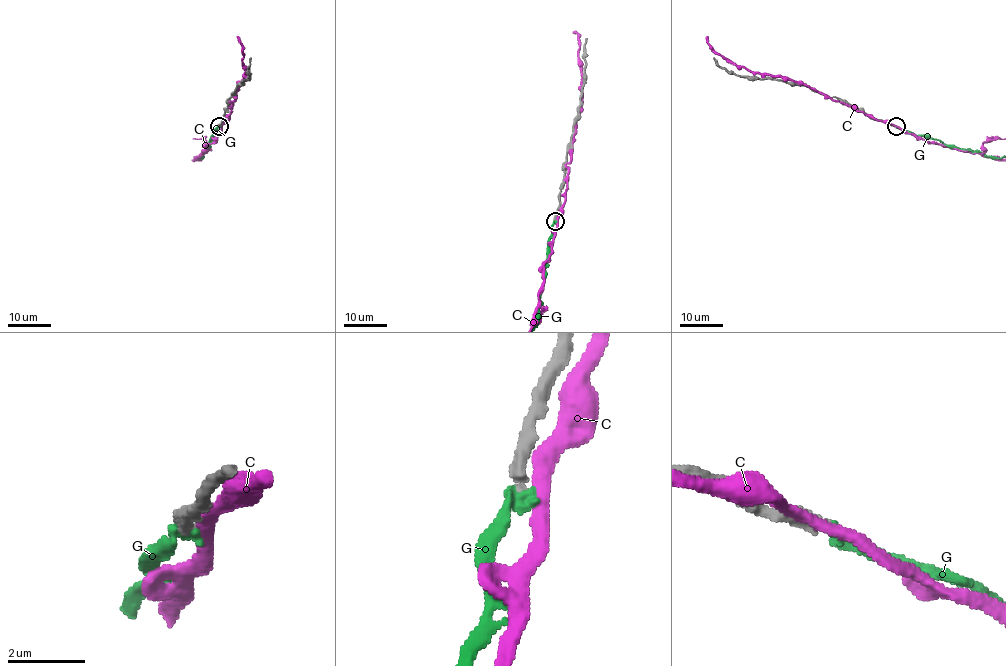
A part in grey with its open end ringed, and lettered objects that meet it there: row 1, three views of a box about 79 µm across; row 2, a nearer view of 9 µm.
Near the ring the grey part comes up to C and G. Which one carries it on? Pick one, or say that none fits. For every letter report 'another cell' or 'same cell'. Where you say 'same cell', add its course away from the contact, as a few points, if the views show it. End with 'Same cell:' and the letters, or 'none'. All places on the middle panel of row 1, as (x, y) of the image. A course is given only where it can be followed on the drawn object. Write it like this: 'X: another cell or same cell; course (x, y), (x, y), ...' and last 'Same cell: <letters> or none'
C: another cell
G: same cell
Same cell: G

